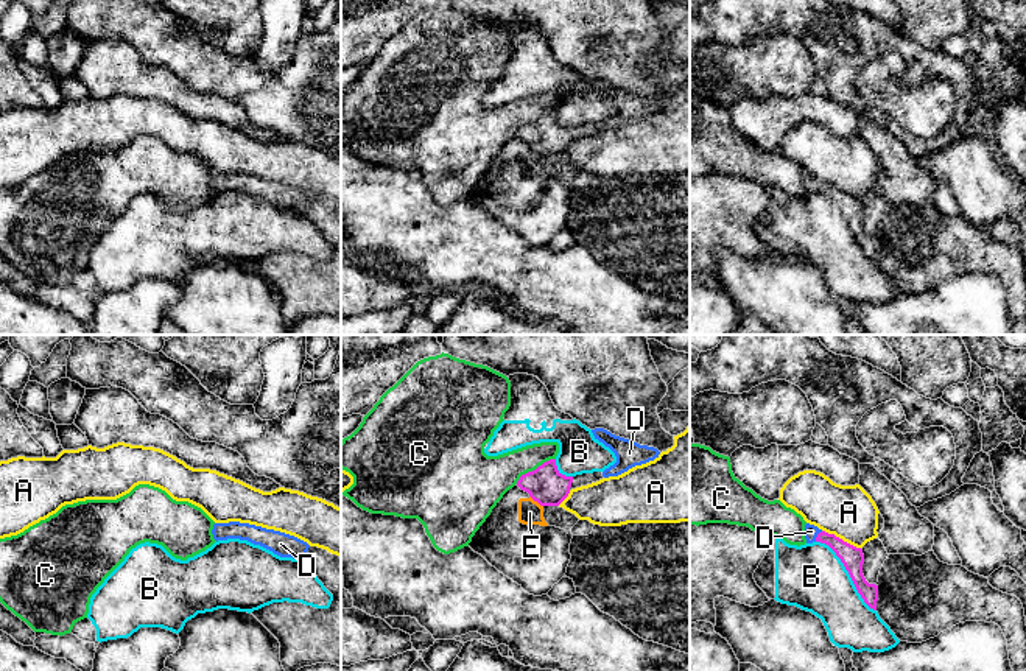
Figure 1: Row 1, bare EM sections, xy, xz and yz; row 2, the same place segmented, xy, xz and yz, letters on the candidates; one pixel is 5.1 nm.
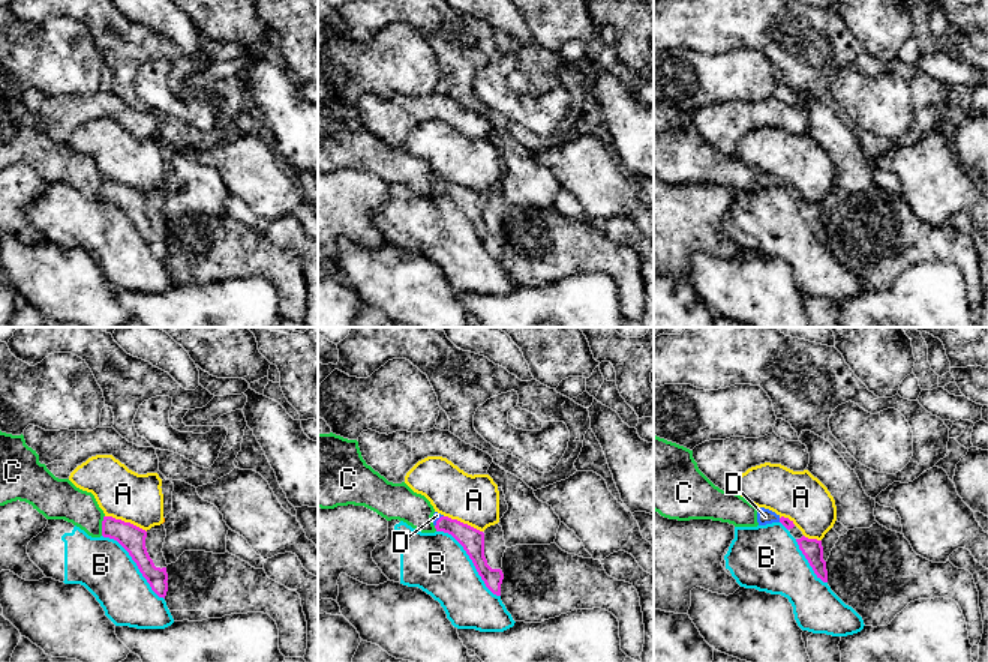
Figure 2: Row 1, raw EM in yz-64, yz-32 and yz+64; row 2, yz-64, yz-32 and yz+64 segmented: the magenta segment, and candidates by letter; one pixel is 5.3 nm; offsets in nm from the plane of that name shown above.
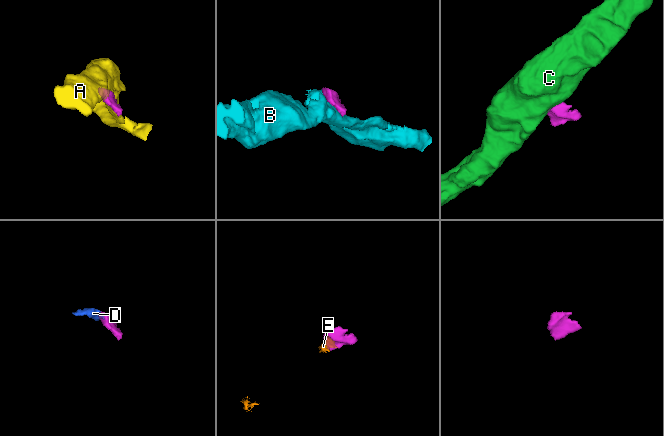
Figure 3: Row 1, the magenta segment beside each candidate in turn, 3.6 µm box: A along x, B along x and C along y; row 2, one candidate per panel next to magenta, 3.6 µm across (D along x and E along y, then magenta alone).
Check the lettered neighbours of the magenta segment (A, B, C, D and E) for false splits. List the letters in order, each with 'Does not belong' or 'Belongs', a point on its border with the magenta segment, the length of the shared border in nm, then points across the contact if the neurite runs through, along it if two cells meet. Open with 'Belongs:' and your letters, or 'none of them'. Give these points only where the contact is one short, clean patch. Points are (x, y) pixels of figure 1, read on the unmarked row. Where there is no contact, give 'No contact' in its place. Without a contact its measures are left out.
Belongs: D
A: Does not belong. Touches magenta at yz (841, 190). Shared border 220 nm
B: Does not belong. Touches magenta at yz (849, 224). Shared border 480 nm
C: Does not belong. Touches magenta at xz (536, 120). Shared border 240 nm. Boundary: xz (555, 109), (525, 123), (516, 134)
D: Belongs. Touches magenta at yz (818, 187). Shared border 70 nm. Path across: yz (852, 209), (830, 190), (818, 187), (811, 182)
E: Does not belong. Touches magenta at xz (536, 151). Shared border 90 nm. Boundary: xz (530, 147), (542, 158)

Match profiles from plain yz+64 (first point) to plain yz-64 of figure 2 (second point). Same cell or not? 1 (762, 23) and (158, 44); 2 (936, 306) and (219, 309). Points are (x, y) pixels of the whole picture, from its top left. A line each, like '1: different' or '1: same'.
1: same
2: same

